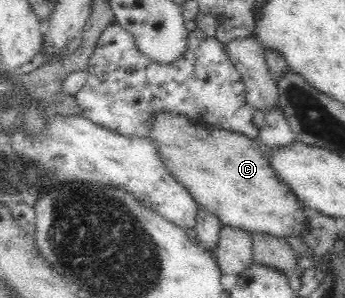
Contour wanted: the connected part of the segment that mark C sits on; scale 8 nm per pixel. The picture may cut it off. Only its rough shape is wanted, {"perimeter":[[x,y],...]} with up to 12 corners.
{"perimeter":[[159,113],[152,141],[222,226],[289,238],[305,206],[255,139]]}

